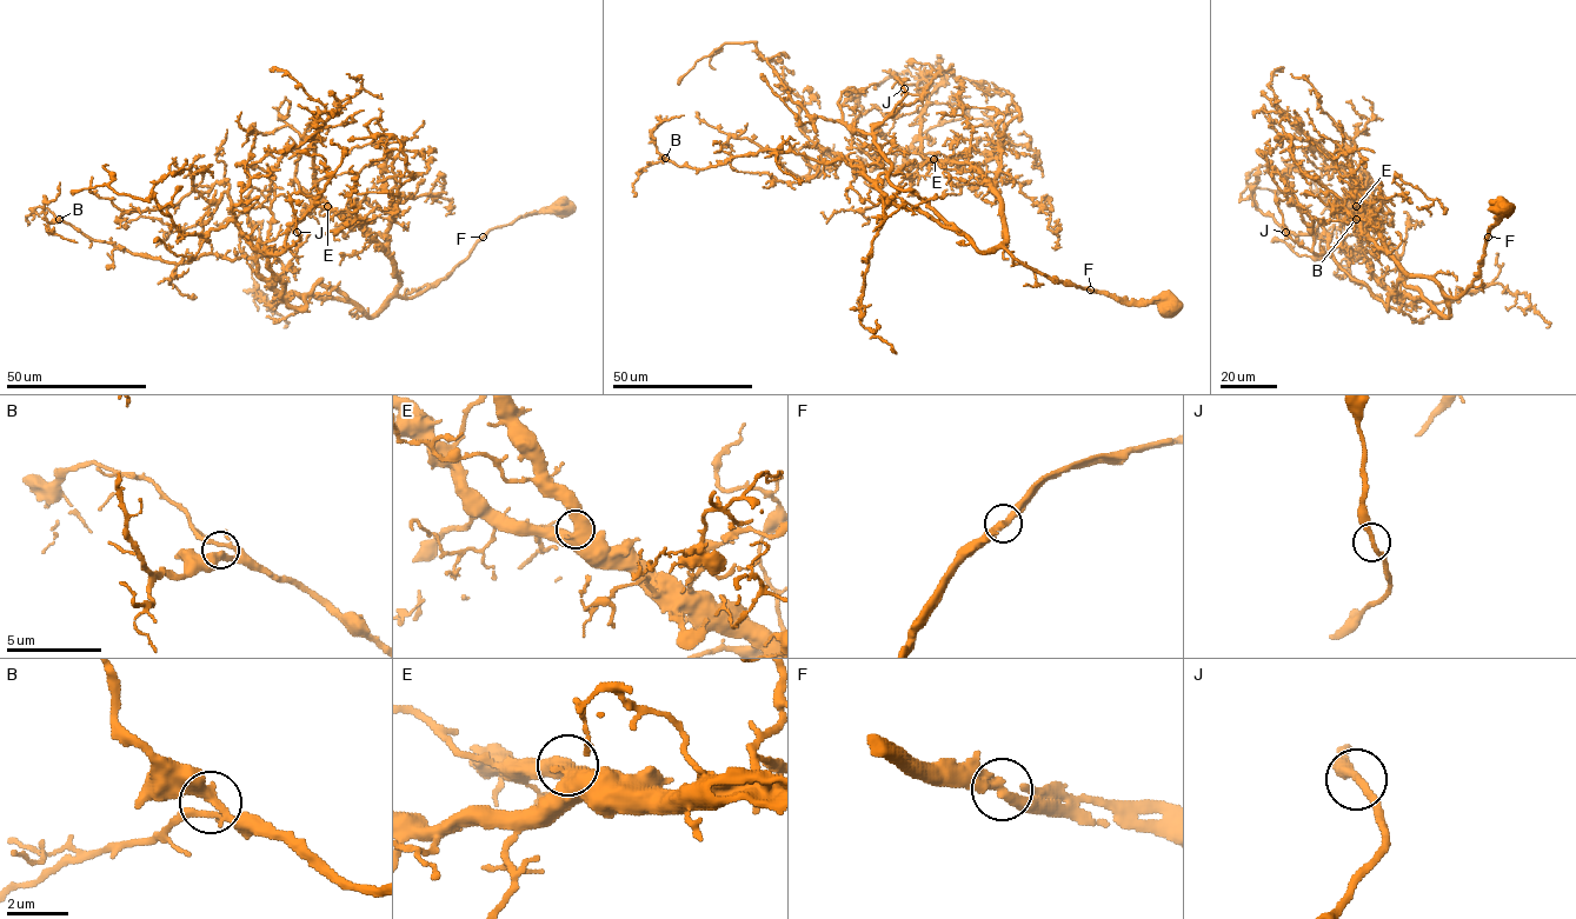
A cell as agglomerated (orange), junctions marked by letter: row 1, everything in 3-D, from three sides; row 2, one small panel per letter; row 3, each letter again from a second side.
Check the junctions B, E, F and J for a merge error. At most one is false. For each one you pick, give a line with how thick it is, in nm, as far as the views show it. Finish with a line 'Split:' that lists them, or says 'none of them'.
Split: none of them

